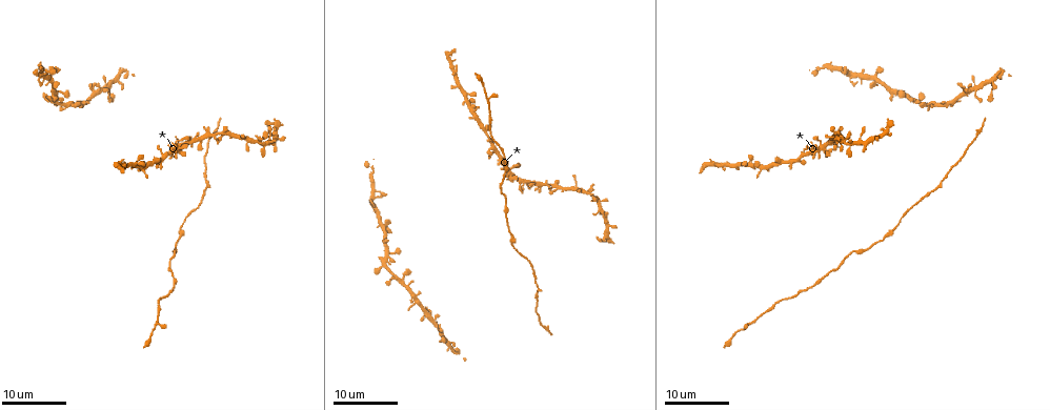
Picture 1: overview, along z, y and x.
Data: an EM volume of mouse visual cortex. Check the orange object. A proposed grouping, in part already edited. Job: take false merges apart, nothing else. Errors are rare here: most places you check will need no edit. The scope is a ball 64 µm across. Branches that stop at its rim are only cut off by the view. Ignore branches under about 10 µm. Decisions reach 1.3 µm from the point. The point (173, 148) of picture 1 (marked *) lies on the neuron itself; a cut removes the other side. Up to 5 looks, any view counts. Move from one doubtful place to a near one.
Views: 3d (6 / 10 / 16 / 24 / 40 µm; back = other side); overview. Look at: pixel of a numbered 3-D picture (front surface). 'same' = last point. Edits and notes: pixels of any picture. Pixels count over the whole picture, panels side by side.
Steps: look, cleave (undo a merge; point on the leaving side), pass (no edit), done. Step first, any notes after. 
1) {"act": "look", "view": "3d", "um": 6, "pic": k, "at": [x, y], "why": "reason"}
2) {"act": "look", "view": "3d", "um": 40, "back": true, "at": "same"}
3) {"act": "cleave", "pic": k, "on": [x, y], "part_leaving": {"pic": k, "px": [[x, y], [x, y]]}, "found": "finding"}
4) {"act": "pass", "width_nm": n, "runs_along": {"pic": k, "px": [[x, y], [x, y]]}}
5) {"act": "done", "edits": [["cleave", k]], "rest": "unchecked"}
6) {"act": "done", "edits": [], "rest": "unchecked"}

{"act": "look", "view": "3d", "um": 24, "pic": 1, "at": [160, 155], "why": "branch point"}

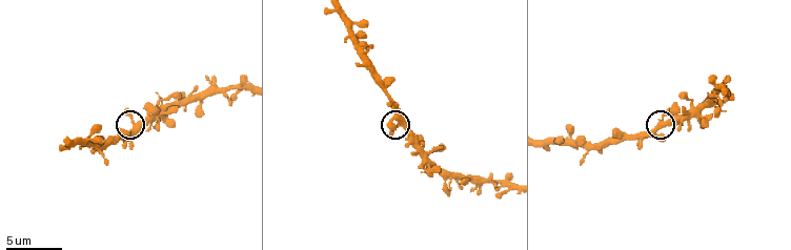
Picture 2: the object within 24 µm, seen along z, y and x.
{"act": "look", "view": "3d", "um": 6, "pic": 2, "at": [132, 125], "why": "zoom in"}

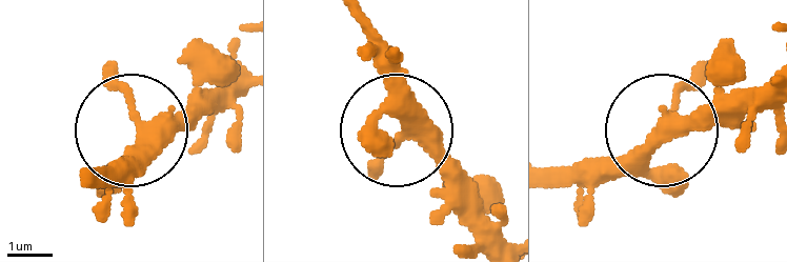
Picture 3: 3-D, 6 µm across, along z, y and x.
{"act": "pass", "arms": 3, "runs_along": {"pic": 3, "px": [[737, 86], [627, 155], [586, 196]]}, "found": "continuous, no second neuron"}

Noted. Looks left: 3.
{"act": "look", "view": "3d", "um": 6, "pic": 2, "at": [185, 105], "why": "three arms meet"}

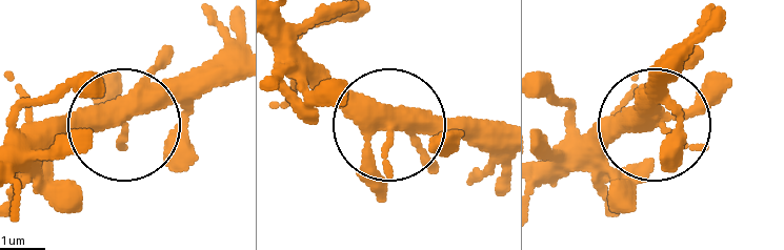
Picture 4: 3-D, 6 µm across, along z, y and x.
{"act": "pass", "side_arm_um": 23, "runs_along": {"pic": 4, "px": [[280, 23], [393, 121], [490, 125]]}, "found": "all the same neuron"}

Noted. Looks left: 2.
{"act": "look", "view": "3d", "um": 16, "pic": 1, "at": [62, 103], "why": "sudden change in width"}

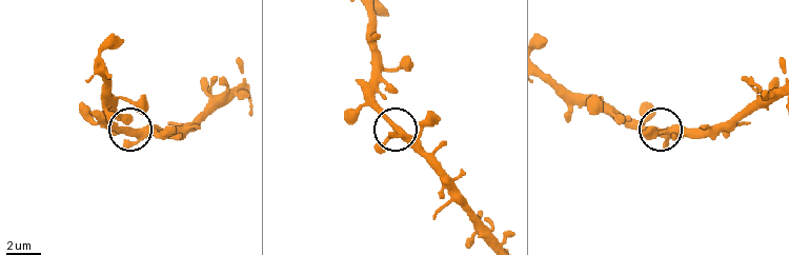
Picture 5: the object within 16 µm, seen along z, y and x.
{"act": "look", "view": "3d", "um": 6, "pic": 5, "at": [131, 131]}

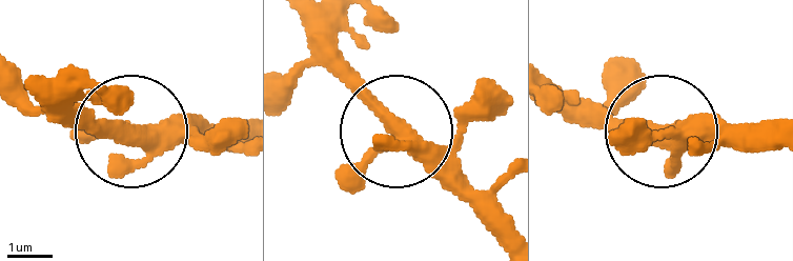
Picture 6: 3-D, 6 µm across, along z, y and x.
{"act": "pass", "arms": 4, "found": "continuous, no second neuron"}

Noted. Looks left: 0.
{"act": "done", "edits": [], "rest": "unchecked"}

